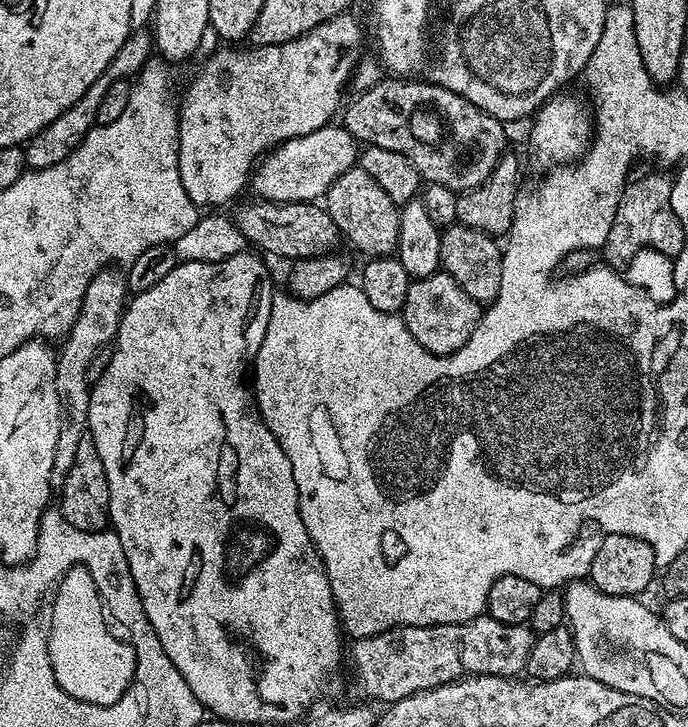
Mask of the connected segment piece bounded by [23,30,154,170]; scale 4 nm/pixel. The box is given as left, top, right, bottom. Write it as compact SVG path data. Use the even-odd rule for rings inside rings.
M129 31L126 42L122 42L122 46L118 50L118 54L114 54L110 66L106 66L106 70L102 70L102 74L98 74L98 78L94 78L94 82L90 82L90 90L86 90L86 94L82 94L82 98L78 98L78 102L74 102L74 106L62 110L62 114L58 114L58 118L54 118L54 122L50 122L38 135L33 136L23 145L25 165L32 170L49 168L58 166L58 162L70 158L70 154L83 142L86 134L90 134L90 130L96 127L98 106L102 103L102 94L106 94L106 90L110 90L110 86L114 86L114 82L135 77L153 52L154 36L151 31Z

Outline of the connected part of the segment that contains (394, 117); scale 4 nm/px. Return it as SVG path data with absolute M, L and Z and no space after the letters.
M381 78L374 87L363 89L359 93L361 96L348 109L343 109L345 112L342 127L358 142L382 146L382 150L394 150L410 158L410 162L414 162L414 166L420 172L421 181L428 184L446 186L451 192L459 194L469 192L471 188L486 182L506 151L505 125L489 112L483 112L465 96L459 96L457 92L442 88L435 82L415 84L412 78L408 78L403 84L400 80L403 79Z

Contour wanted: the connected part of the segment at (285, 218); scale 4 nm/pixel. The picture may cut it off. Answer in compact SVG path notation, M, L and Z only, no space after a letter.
M261 199L252 203L256 204L244 204L237 210L234 223L253 249L269 257L285 256L288 262L295 262L301 257L331 253L336 248L335 244L341 243L342 234L337 230L334 218L330 218L327 207L319 203L272 204Z

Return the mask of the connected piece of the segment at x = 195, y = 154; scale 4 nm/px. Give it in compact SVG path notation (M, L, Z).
M351 14L334 17L307 32L299 40L287 40L279 46L251 46L245 52L220 52L205 62L205 68L193 78L185 90L184 104L179 105L180 118L180 174L184 178L186 194L197 206L220 204L232 200L240 192L240 184L250 180L248 160L257 159L256 152L263 153L264 132L284 132L284 140L302 134L310 134L313 128L323 128L333 119L341 107L336 96L344 92L349 79L362 59L360 53L360 24Z

